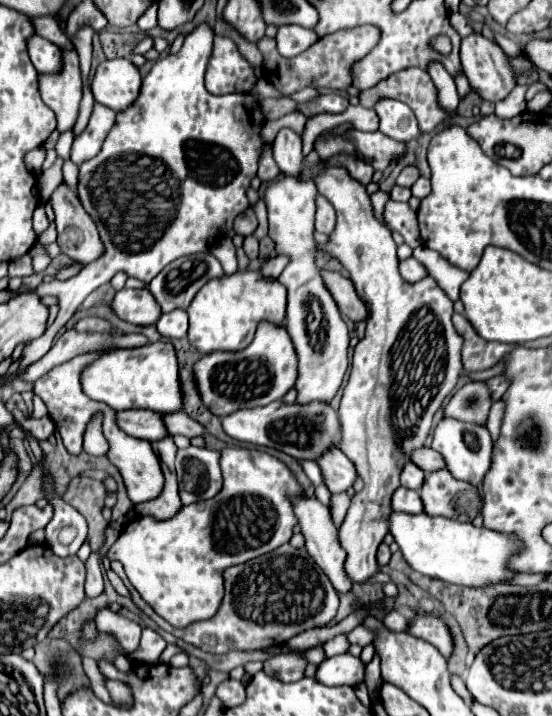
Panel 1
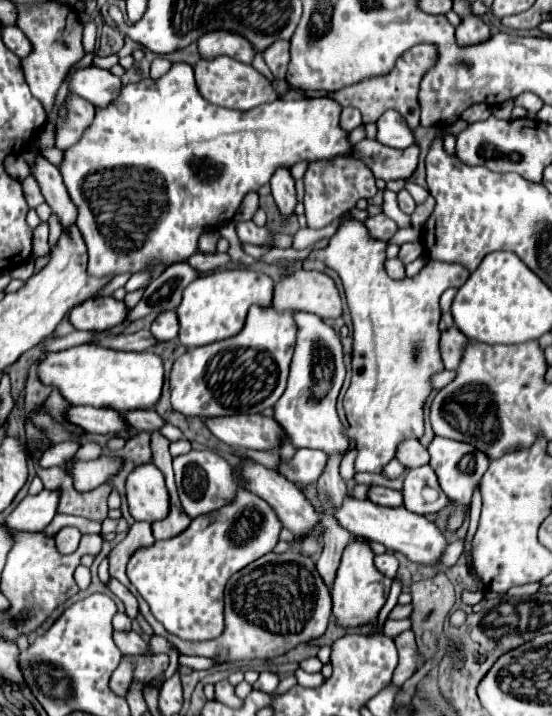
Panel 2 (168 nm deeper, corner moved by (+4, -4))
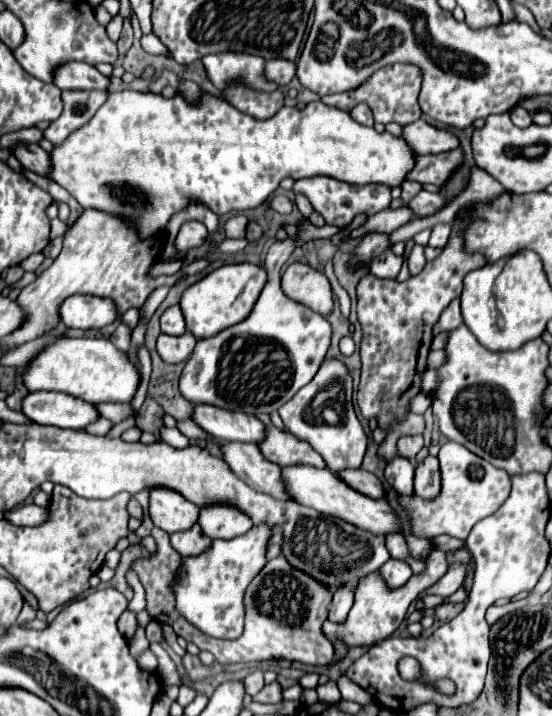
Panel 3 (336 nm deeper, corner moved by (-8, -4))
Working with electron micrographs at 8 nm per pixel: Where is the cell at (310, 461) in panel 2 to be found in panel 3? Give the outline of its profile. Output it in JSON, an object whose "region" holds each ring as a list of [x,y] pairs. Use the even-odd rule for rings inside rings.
{"region":[[[266,426],[266,440],[260,440],[260,450],[266,460],[278,466],[310,464],[316,468],[326,468],[322,456],[304,440],[298,440],[288,430],[278,430],[276,426]]]}

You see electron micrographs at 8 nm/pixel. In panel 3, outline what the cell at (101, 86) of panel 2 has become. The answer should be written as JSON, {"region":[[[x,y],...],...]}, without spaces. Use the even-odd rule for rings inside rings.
{"region":[[[72,62],[72,64],[60,64],[56,68],[56,76],[52,76],[52,82],[60,90],[86,90],[86,88],[108,88],[108,78],[102,76],[94,66],[84,62]]]}

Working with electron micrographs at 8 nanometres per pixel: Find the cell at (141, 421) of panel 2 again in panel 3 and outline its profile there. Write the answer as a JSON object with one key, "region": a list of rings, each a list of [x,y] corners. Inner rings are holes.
{"region":[[[98,404],[96,410],[100,412],[100,418],[108,418],[114,424],[122,422],[126,416],[130,416],[132,408],[130,404]]]}

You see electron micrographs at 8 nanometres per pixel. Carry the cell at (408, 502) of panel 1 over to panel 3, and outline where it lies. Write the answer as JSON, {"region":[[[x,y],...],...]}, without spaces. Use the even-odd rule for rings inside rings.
{"region":[[[362,468],[338,472],[338,478],[342,478],[348,486],[352,486],[354,490],[362,492],[368,498],[384,498],[384,488],[382,488],[380,480]]]}

